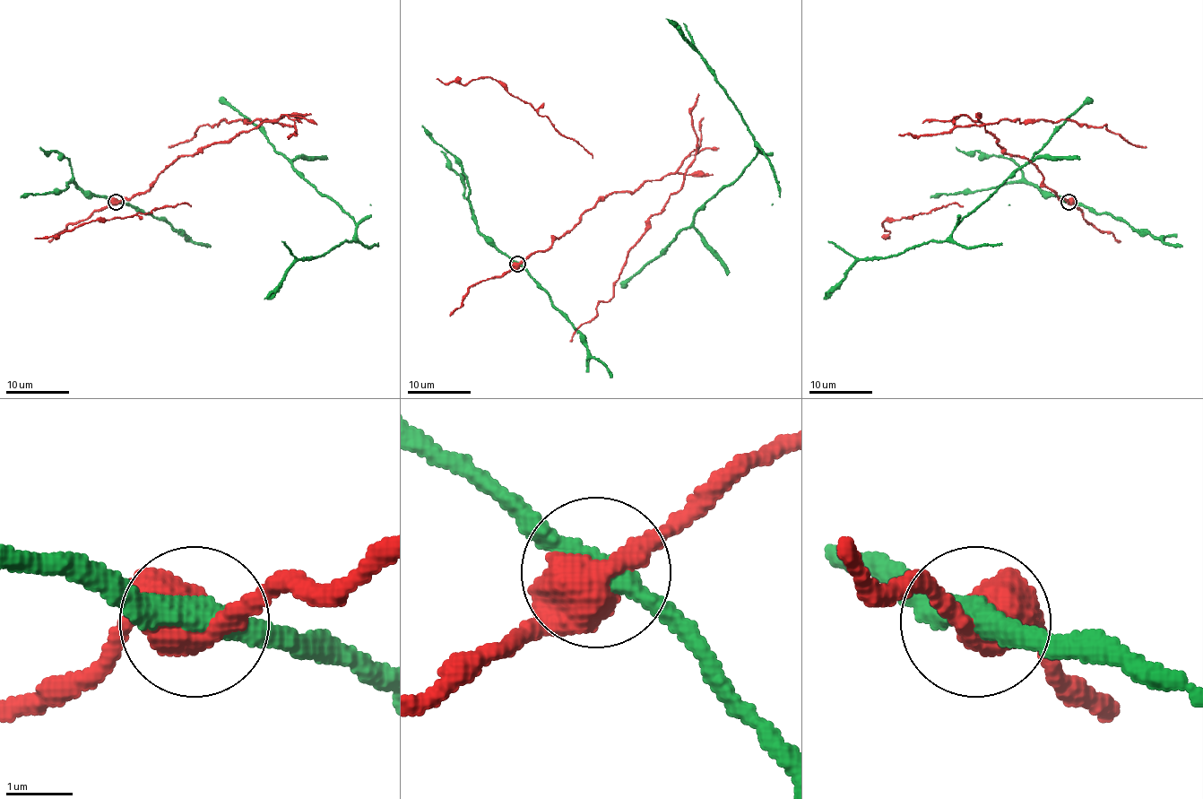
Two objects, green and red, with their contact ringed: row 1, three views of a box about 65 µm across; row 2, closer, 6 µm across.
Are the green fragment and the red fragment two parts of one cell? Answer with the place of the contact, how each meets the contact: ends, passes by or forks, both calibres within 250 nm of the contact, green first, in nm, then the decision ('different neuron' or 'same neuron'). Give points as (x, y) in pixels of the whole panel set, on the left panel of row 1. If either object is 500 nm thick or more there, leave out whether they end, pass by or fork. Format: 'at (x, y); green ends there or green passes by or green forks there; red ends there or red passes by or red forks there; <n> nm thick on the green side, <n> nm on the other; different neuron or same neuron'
at (116, 202); 360 nm thick on the green side, 550 nm on the other; different neuron

